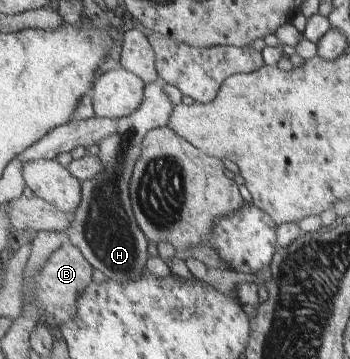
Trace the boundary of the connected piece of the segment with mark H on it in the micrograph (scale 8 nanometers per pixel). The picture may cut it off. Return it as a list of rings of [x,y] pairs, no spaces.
[[[161,77],[147,83],[142,104],[130,116],[117,119],[117,131],[99,144],[99,157],[106,168],[82,184],[81,207],[69,229],[71,243],[79,247],[87,261],[107,278],[129,281],[147,268],[149,243],[134,214],[130,183],[145,137],[152,129],[167,126],[174,112],[175,106],[165,93],[165,83]]]

